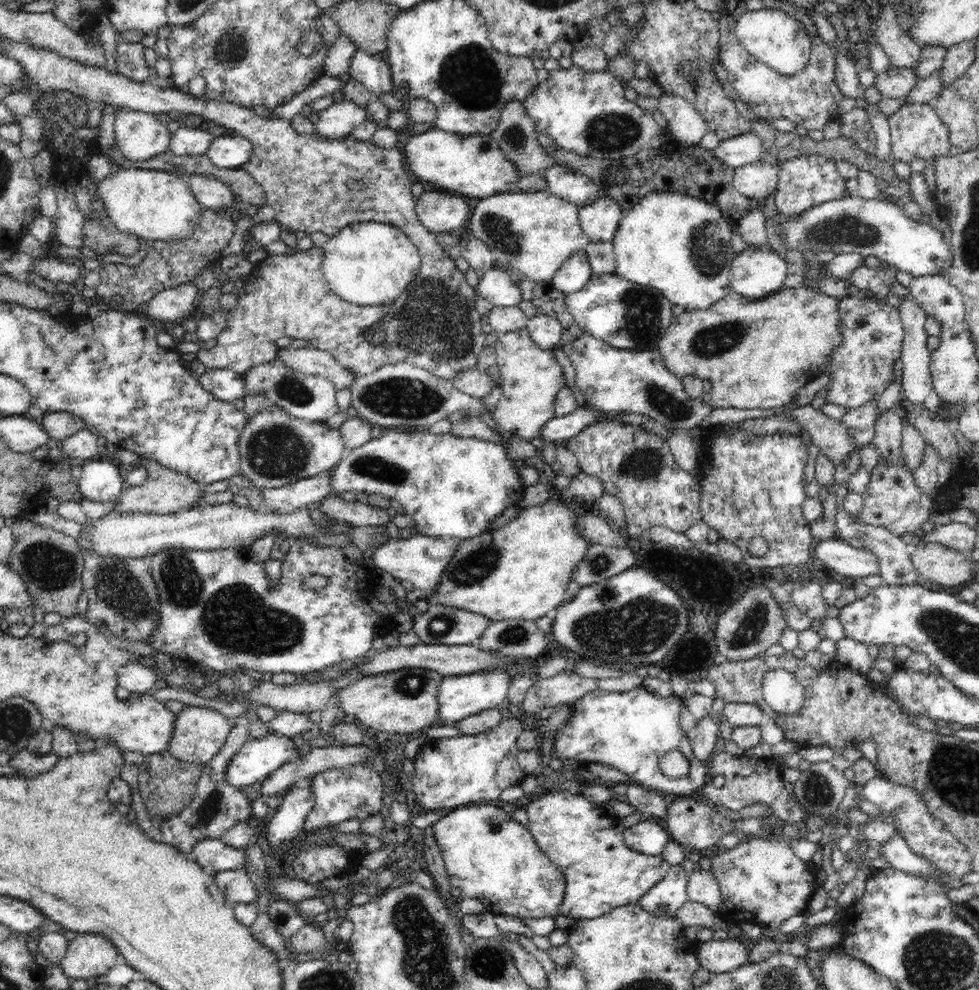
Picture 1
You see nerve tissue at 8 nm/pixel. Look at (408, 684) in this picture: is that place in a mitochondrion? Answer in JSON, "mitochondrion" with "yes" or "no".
{"mitochondrion":"yes"}

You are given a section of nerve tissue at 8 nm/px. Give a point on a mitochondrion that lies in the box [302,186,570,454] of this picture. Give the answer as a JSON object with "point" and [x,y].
{"point":[436,326]}

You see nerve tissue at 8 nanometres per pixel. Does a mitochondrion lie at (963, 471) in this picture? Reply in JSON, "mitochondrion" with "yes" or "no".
{"mitochondrion":"no"}

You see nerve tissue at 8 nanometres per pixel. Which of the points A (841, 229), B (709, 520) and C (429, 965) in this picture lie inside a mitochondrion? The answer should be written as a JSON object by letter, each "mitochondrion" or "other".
{"A":"mitochondrion","B":"other","C":"mitochondrion"}

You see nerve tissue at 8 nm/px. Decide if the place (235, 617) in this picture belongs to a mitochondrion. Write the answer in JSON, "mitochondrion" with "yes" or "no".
{"mitochondrion":"yes"}

